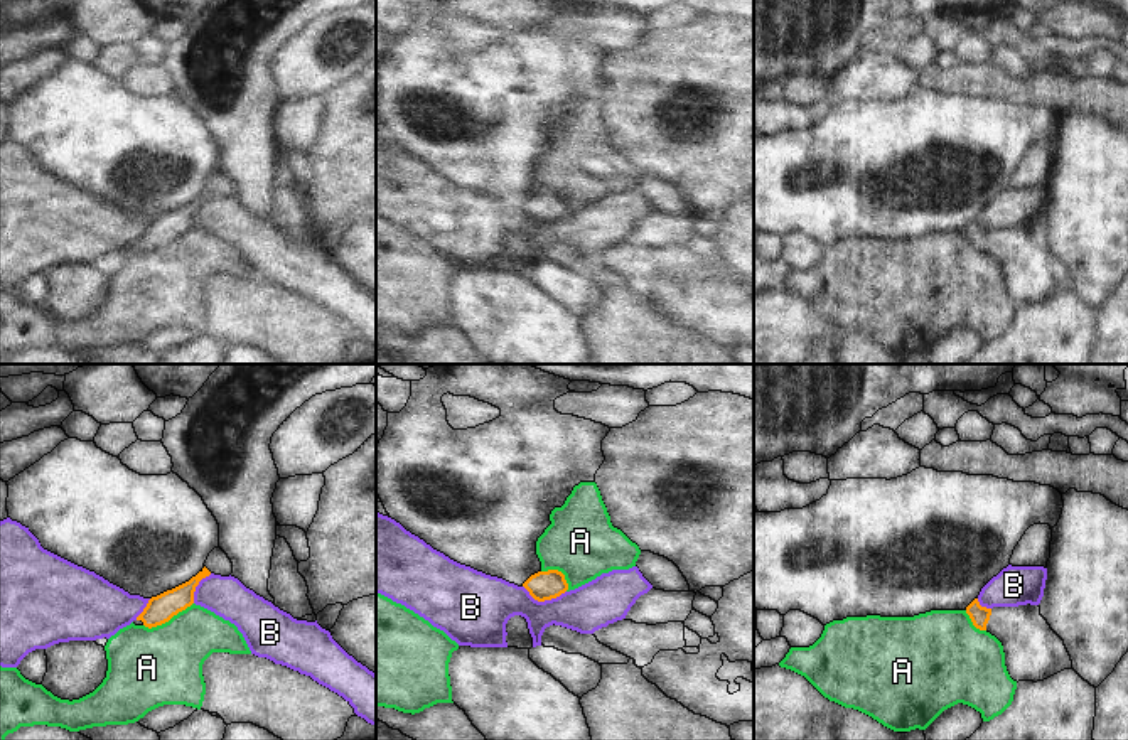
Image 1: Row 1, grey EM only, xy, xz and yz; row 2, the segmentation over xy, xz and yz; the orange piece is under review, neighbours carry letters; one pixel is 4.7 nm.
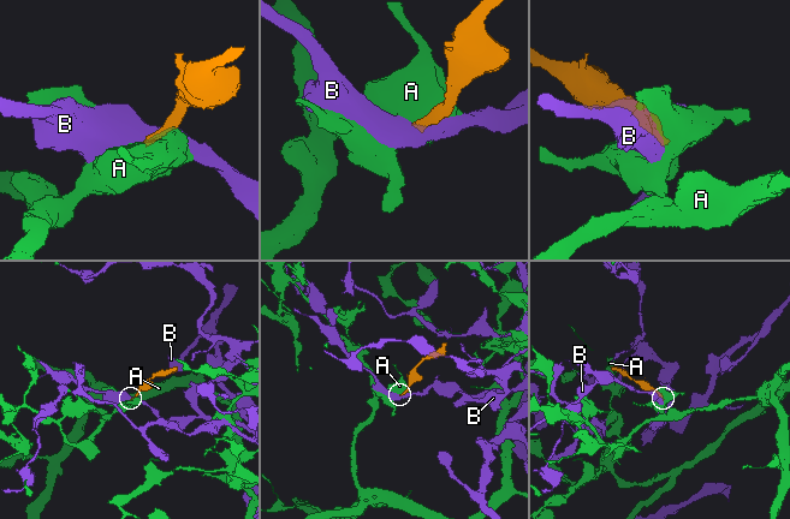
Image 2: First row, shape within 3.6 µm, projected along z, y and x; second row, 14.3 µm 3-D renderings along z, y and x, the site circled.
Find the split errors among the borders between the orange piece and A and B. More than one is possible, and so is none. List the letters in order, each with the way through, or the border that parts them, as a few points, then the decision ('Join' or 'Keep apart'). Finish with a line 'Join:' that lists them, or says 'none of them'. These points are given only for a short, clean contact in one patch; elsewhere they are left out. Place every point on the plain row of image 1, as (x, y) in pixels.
A: Keep apart
B: Keep apart
Join: none of them

